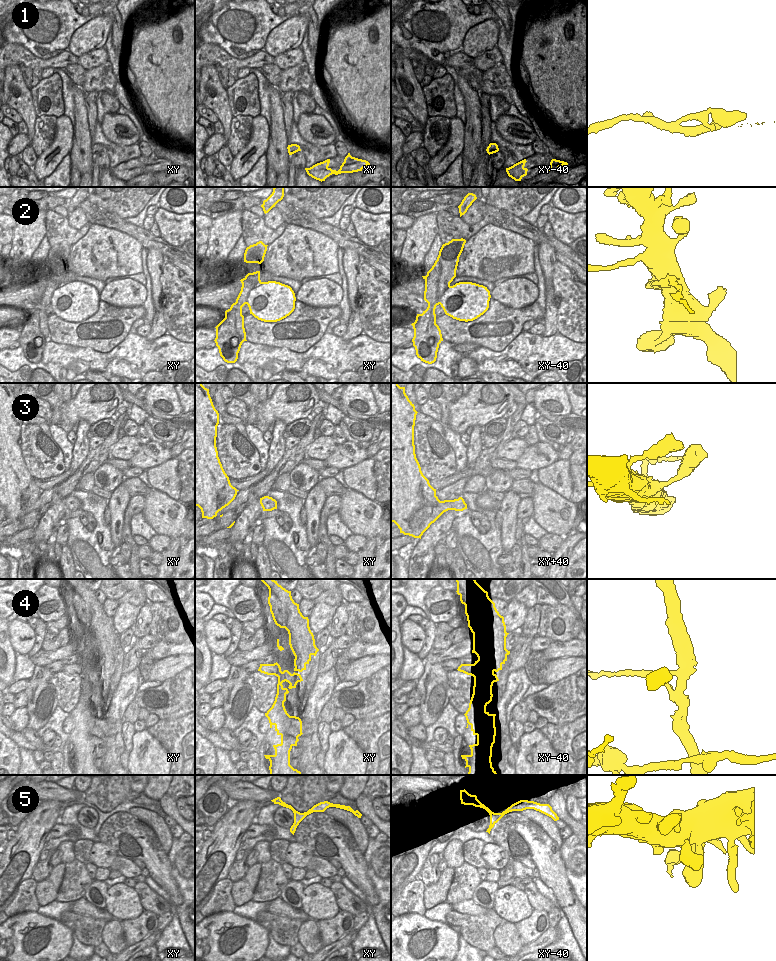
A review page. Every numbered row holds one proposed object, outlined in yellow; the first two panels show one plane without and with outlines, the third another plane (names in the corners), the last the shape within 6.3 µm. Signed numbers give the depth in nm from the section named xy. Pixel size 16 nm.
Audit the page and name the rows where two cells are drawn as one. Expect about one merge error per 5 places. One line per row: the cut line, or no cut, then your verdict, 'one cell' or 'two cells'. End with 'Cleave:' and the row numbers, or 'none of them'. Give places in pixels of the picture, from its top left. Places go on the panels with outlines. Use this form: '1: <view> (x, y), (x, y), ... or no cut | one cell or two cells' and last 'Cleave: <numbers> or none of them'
1: no cut | one cell
2: xy (265, 282), (255, 286), (250, 291), (246, 303) | two cells
3: no cut | one cell
4: xy (260, 664), (263, 672) | two cells
5: no cut | one cell
Cleave: 2, 4

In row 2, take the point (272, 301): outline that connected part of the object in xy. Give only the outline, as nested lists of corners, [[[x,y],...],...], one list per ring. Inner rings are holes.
[[[268,281],[250,291],[247,305],[250,314],[258,320],[277,322],[294,311],[295,301],[295,293],[290,286]]]

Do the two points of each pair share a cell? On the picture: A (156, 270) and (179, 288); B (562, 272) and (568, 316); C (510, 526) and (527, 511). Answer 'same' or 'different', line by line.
A: different
B: same
C: different

